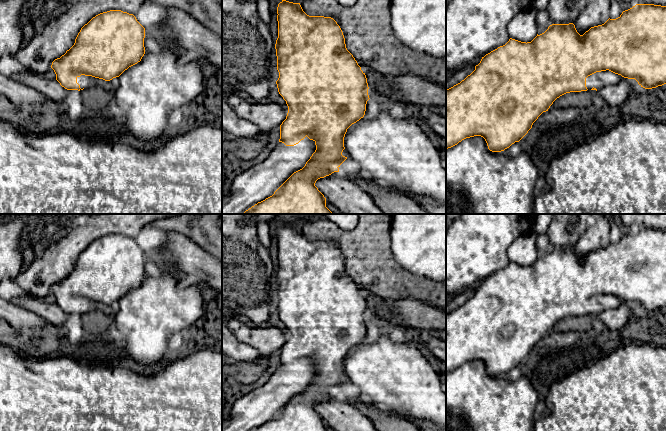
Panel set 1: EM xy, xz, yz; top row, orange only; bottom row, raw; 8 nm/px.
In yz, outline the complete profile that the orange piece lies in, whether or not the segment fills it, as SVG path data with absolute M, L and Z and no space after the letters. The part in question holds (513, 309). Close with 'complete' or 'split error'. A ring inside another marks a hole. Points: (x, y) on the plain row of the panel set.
M636 228L625 234L616 243L608 243L604 248L591 251L580 259L573 247L552 248L531 266L521 266L510 262L509 265L482 281L475 294L460 307L446 313L446 373L457 369L466 362L481 360L485 363L488 373L492 376L501 376L515 366L519 366L532 352L533 347L543 337L548 335L553 326L560 320L570 316L600 314L608 309L618 308L623 302L635 303L645 313L652 313L666 308L666 230L654 228Z; split error

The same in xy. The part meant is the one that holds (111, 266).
M103 236L81 252L74 269L51 292L67 314L99 310L115 316L110 305L141 285L144 262L145 252L133 238Z; split error

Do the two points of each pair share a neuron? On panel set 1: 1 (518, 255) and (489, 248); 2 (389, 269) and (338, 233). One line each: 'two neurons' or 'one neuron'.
1: two neurons
2: one neuron

